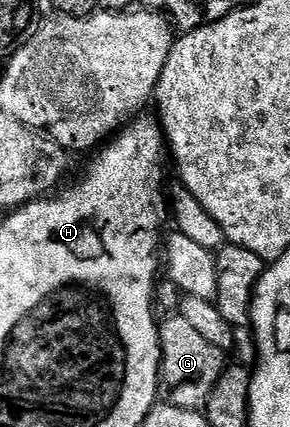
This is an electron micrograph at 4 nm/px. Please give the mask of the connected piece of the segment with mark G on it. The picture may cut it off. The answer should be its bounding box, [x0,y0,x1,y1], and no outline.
[158,316,224,411]

